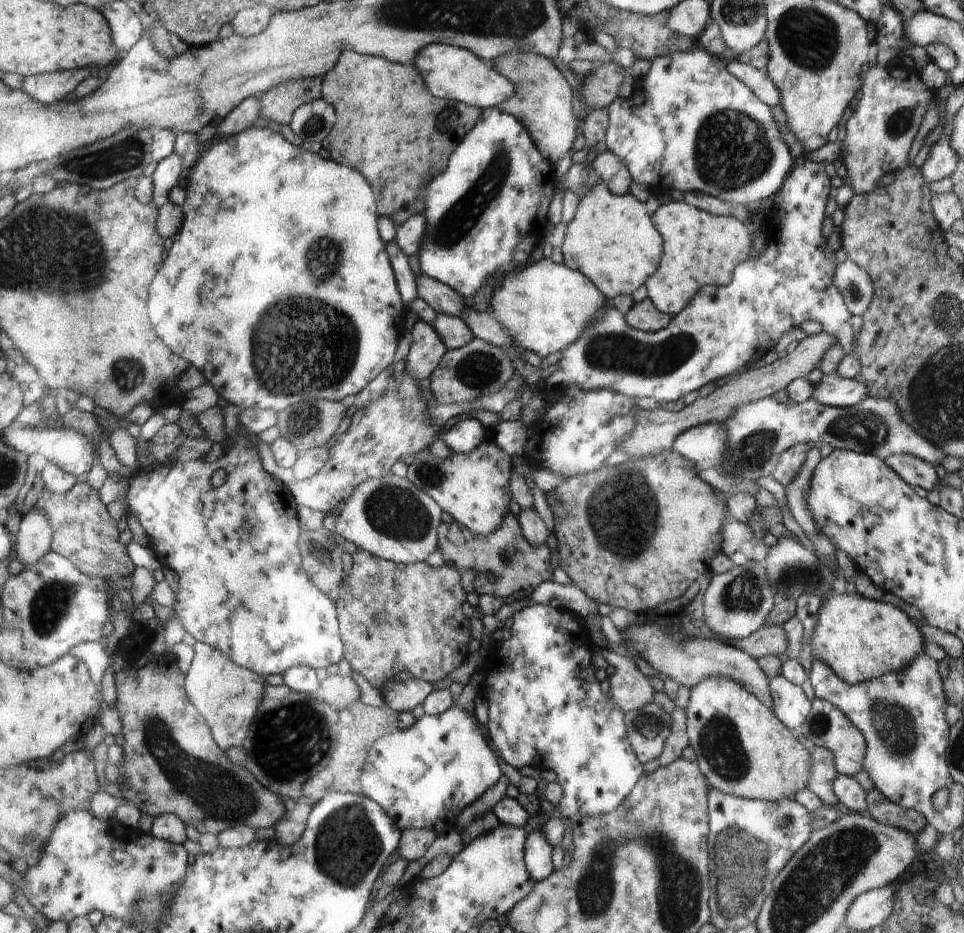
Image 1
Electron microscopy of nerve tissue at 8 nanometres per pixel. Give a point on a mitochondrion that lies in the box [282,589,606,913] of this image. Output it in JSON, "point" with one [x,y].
{"point":[348,841]}

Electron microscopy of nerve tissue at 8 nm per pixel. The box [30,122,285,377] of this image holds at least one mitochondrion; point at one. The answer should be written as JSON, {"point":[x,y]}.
{"point":[128,154]}

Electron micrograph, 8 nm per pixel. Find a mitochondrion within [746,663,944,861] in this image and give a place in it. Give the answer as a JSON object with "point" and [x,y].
{"point":[898,730]}

